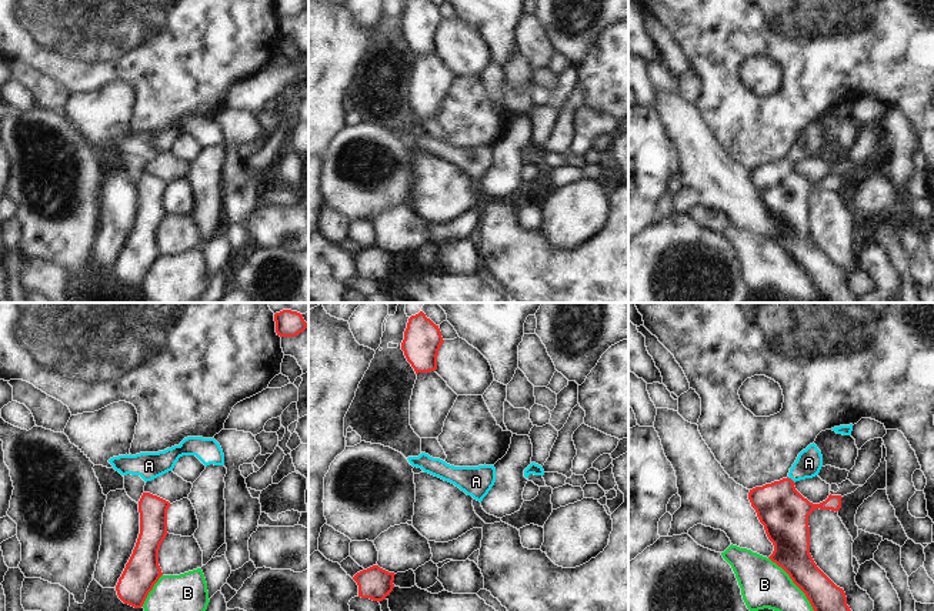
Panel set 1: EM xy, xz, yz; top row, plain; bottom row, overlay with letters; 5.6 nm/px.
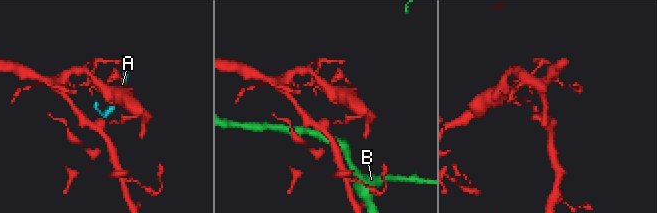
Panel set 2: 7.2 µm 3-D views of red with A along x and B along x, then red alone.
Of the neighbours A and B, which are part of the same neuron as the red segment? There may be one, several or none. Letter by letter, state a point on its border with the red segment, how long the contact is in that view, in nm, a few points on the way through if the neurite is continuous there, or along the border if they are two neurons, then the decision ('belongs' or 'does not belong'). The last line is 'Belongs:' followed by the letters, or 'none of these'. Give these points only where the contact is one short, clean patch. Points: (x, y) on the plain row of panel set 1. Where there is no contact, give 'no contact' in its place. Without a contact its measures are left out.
A: yz (791, 160) | 60 nm | across yz (783, 192), (783, 172), (791, 160), (809, 143) | belongs
B: yz (799, 267) | 440 nm | does not belong
Belongs: A

